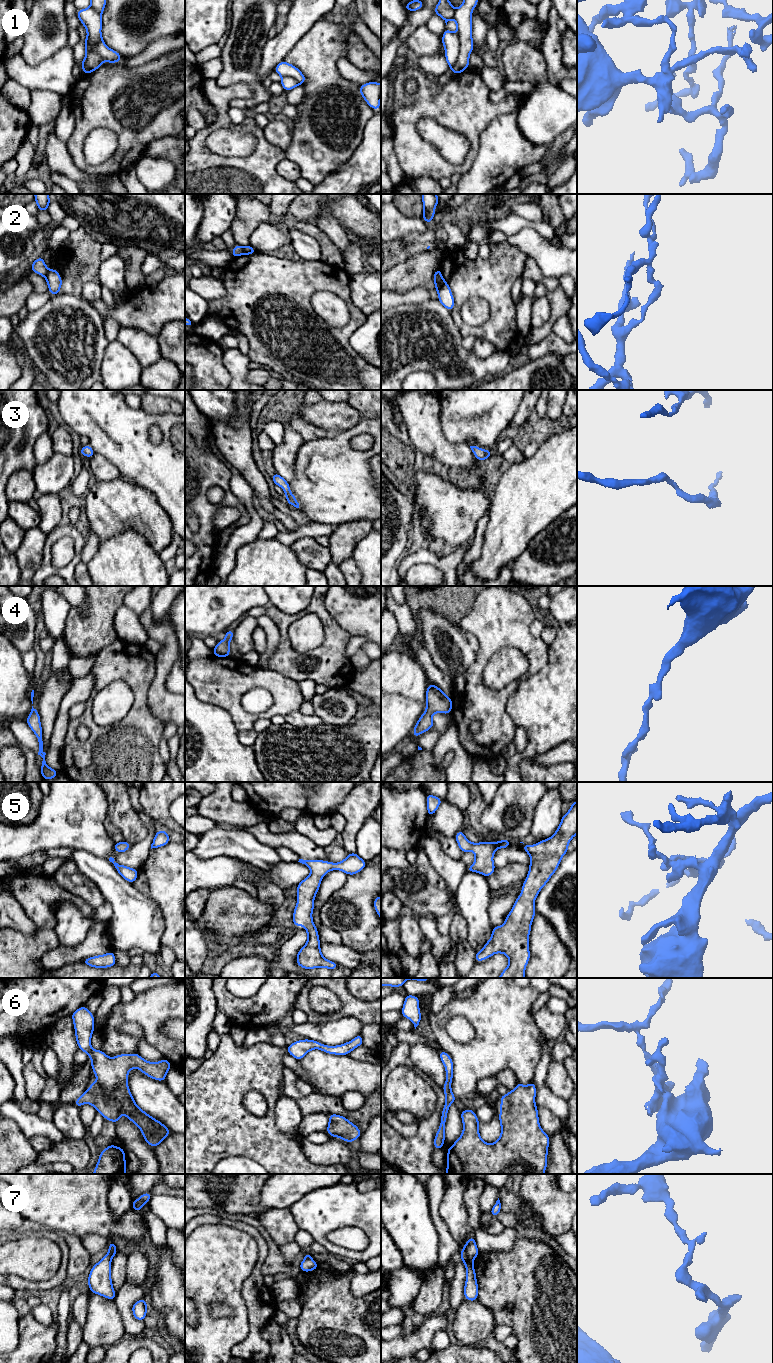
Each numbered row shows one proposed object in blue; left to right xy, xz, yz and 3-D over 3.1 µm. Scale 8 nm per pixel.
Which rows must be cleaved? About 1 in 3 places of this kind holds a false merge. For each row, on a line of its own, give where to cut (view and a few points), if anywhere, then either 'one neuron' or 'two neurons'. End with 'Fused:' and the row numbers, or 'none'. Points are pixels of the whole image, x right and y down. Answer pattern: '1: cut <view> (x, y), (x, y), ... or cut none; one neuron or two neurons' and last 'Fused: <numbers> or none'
1: cut yz (457, 34), (459, 55), (457, 61), (450, 68); two neurons
2: cut xy (49, 270), (45, 277); two neurons
3: cut none; one neuron
4: cut none; one neuron
5: cut none; one neuron
6: cut none; one neuron
7: cut yz (463, 1249), (467, 1258), (472, 1262); two neurons
Fused: 1, 2, 7

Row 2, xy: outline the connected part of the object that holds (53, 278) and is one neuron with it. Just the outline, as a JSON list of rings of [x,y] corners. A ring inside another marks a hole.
[[[51,269],[45,278],[48,285],[48,290],[52,296],[60,293],[61,285],[63,282],[59,272],[56,269]]]

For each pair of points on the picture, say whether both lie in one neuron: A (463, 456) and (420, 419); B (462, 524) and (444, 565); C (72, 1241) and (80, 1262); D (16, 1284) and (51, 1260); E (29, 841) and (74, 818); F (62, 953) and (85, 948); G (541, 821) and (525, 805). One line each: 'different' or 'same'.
A: same
B: different
C: same
D: different
E: same
F: same
G: different

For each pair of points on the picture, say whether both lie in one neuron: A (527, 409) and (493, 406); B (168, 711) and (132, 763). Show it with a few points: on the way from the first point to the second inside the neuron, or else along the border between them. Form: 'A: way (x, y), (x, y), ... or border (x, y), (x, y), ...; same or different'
A: border (521, 400), (508, 426); different
B: border (147, 701), (150, 711), (164, 725); different

